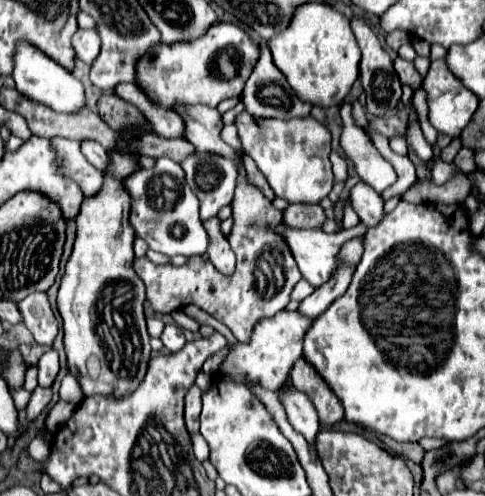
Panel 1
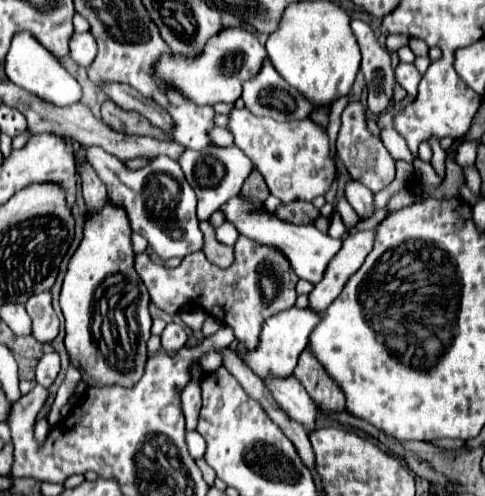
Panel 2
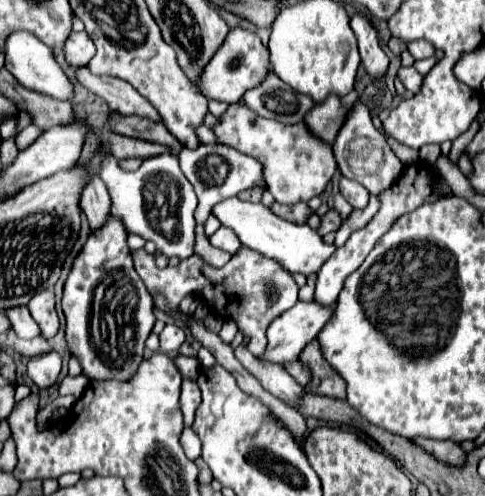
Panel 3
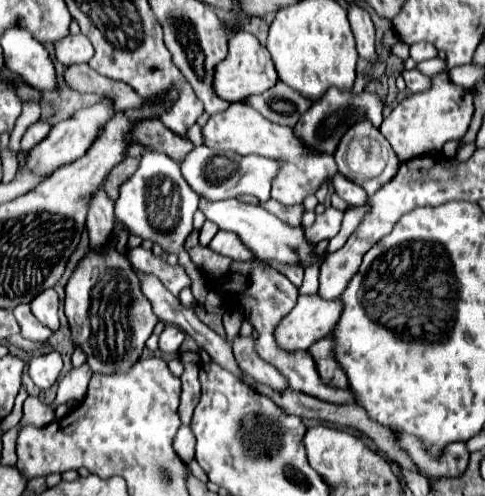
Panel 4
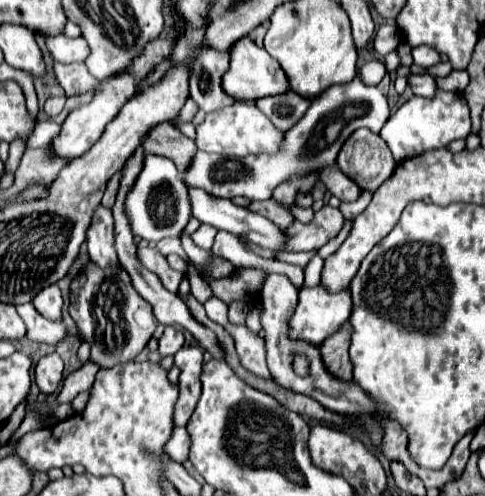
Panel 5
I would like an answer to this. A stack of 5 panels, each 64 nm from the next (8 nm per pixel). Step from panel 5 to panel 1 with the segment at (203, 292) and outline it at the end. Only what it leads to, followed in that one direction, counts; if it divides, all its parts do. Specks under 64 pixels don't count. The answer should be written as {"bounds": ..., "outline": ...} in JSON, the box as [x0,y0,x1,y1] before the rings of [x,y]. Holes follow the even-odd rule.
{"bounds":[82,140,208,258],"outline":[[[86,140],[86,142],[82,142],[82,154],[88,158],[88,162],[94,166],[94,168],[98,168],[102,174],[106,172],[106,168],[110,166],[110,154],[100,146],[100,144],[96,144],[96,142],[92,142],[92,140]],[[158,158],[154,168],[138,170],[132,172],[132,176],[126,176],[124,188],[132,198],[130,224],[152,250],[166,254],[168,258],[176,254],[194,256],[206,252],[208,234],[198,216],[198,198],[190,190],[184,178],[184,170],[178,162],[170,158]]]}

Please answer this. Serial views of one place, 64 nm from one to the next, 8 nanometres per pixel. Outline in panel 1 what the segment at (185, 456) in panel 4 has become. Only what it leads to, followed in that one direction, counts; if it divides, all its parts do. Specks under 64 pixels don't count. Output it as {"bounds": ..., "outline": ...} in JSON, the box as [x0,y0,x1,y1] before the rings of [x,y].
{"bounds":[190,434,208,460],"outline":[[[196,434],[196,436],[190,436],[192,438],[192,448],[194,448],[194,456],[196,456],[196,460],[206,460],[208,458],[208,444],[206,444],[206,440],[200,436],[200,434]]]}

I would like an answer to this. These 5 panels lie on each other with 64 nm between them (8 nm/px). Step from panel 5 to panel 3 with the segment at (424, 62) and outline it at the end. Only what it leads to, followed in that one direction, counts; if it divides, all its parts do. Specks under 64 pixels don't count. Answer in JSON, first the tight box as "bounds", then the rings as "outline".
{"bounds":[408,40,436,60],"outline":[[[416,40],[416,42],[408,44],[408,52],[414,56],[414,60],[422,60],[422,58],[434,56],[436,48],[432,44],[428,44],[426,40]]]}

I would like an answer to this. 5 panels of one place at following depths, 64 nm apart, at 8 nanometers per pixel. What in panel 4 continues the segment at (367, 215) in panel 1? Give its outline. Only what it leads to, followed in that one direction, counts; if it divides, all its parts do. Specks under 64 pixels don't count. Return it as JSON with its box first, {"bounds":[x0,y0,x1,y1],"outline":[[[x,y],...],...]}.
{"bounds":[330,172,368,206],"outline":[[[336,172],[336,176],[332,176],[330,184],[334,186],[336,194],[338,194],[344,202],[348,202],[348,204],[352,204],[352,206],[364,206],[364,204],[368,202],[366,192],[364,192],[358,184],[354,184],[352,180],[348,180],[346,176],[340,176],[340,172]]]}

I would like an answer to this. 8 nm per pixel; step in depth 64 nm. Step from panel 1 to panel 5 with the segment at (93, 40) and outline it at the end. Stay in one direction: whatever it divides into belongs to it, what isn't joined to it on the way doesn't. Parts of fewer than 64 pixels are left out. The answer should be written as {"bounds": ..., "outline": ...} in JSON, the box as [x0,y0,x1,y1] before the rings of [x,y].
{"bounds":[46,34,88,64],"outline":[[[64,34],[58,36],[48,36],[46,38],[46,48],[52,54],[56,62],[70,64],[70,62],[82,62],[88,56],[88,44],[80,38],[68,38]]]}

